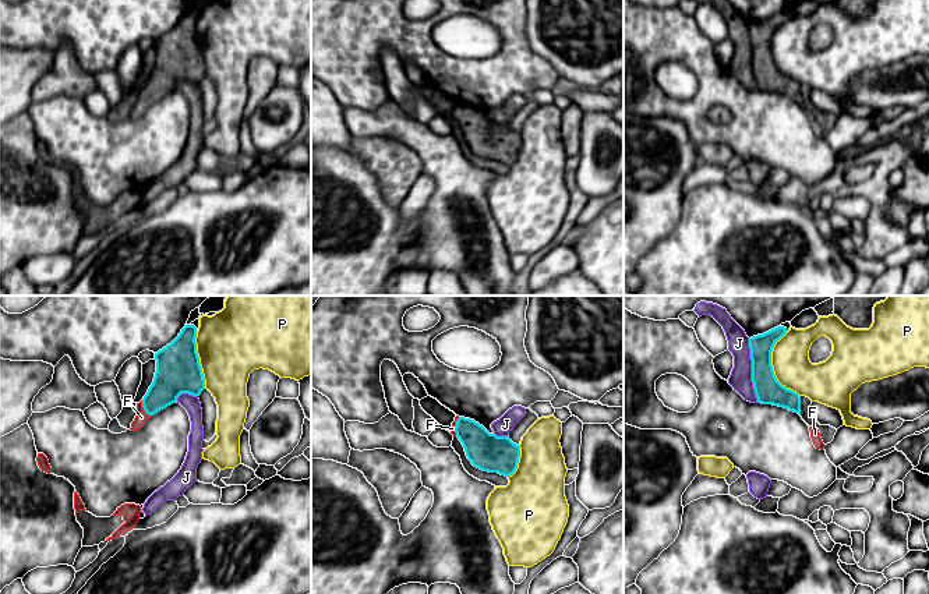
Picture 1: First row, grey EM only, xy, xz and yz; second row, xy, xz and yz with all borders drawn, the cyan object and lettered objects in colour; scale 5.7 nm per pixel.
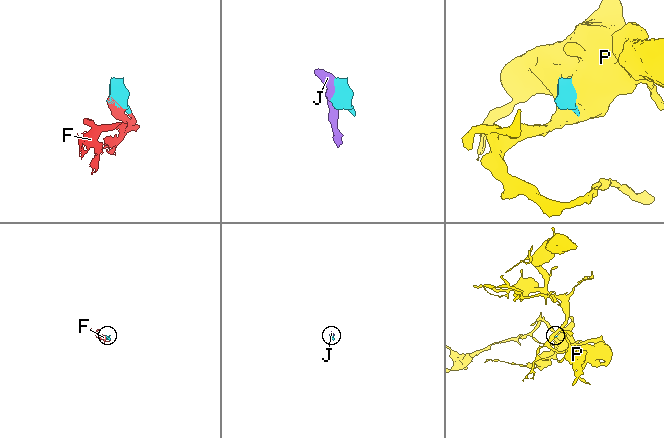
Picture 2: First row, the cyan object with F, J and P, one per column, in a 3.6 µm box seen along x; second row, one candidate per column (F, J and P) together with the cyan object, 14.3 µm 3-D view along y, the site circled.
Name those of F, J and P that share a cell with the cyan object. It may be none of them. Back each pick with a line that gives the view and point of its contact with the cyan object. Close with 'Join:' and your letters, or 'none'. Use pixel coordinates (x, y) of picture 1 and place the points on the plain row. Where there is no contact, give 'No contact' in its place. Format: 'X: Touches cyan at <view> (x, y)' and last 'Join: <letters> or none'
F: Touches cyan at xy (144, 96)
Join: F

